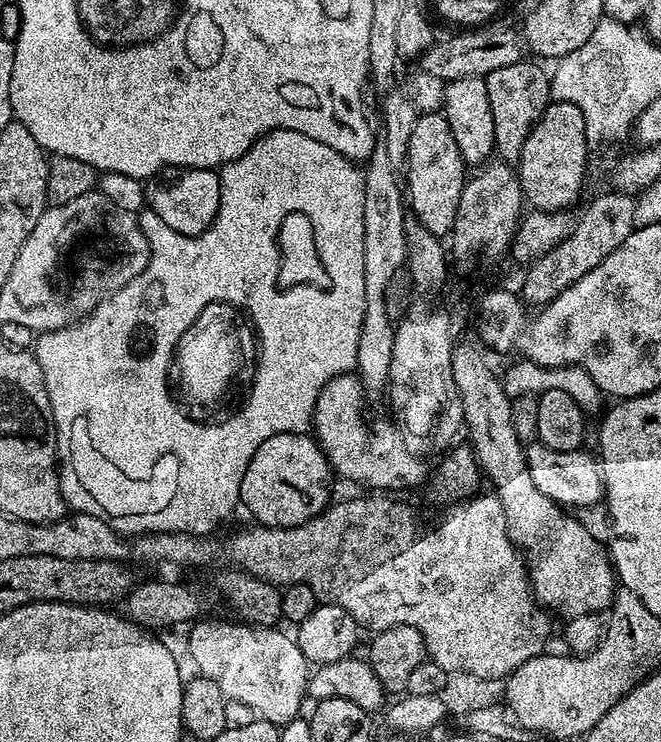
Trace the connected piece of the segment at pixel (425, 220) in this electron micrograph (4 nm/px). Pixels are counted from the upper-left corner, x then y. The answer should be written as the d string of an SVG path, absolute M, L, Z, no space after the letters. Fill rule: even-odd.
M440 112L417 115L414 134L410 134L410 150L408 151L406 165L406 173L408 172L406 196L410 201L411 211L412 208L416 211L413 212L415 219L419 220L422 226L426 226L426 230L430 230L430 234L444 238L451 233L458 214L458 198L462 198L462 190L466 179L464 164L466 164L466 157L458 150L458 142L454 142L454 134L450 134L450 126L444 115Z

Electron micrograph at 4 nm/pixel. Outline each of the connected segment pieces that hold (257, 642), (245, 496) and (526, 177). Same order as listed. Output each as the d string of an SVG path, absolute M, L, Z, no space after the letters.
M203 620L187 629L188 652L196 663L195 671L213 680L229 701L245 704L261 720L283 726L297 719L308 692L310 665L302 650L298 650L295 639L289 633L287 636L279 632L276 626Z
M287 432L266 438L246 474L242 474L240 504L253 516L257 525L265 528L293 528L313 520L328 507L332 496L334 473L324 451L308 432Z
M552 100L530 130L526 146L522 146L518 175L525 201L538 212L563 212L571 209L571 204L579 198L584 188L584 175L588 172L588 151L590 145L586 138L586 118L582 118L582 110L570 102Z

